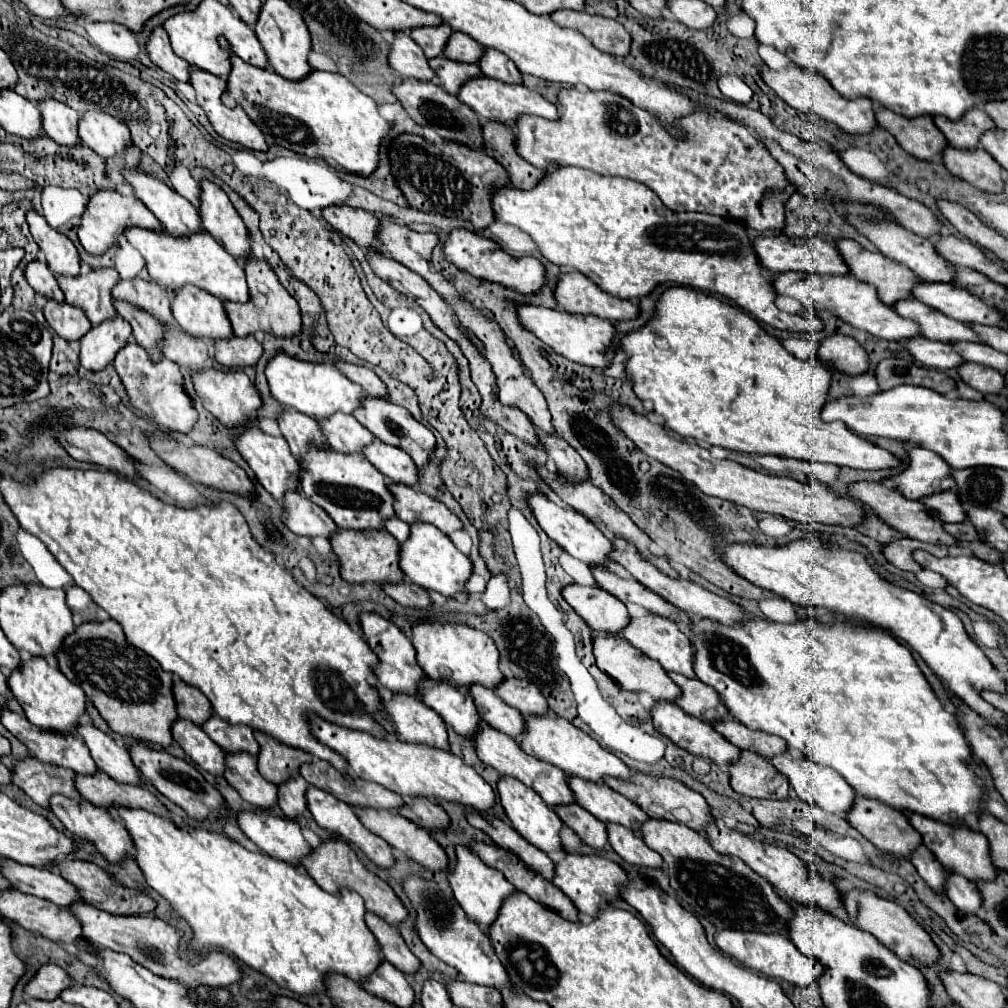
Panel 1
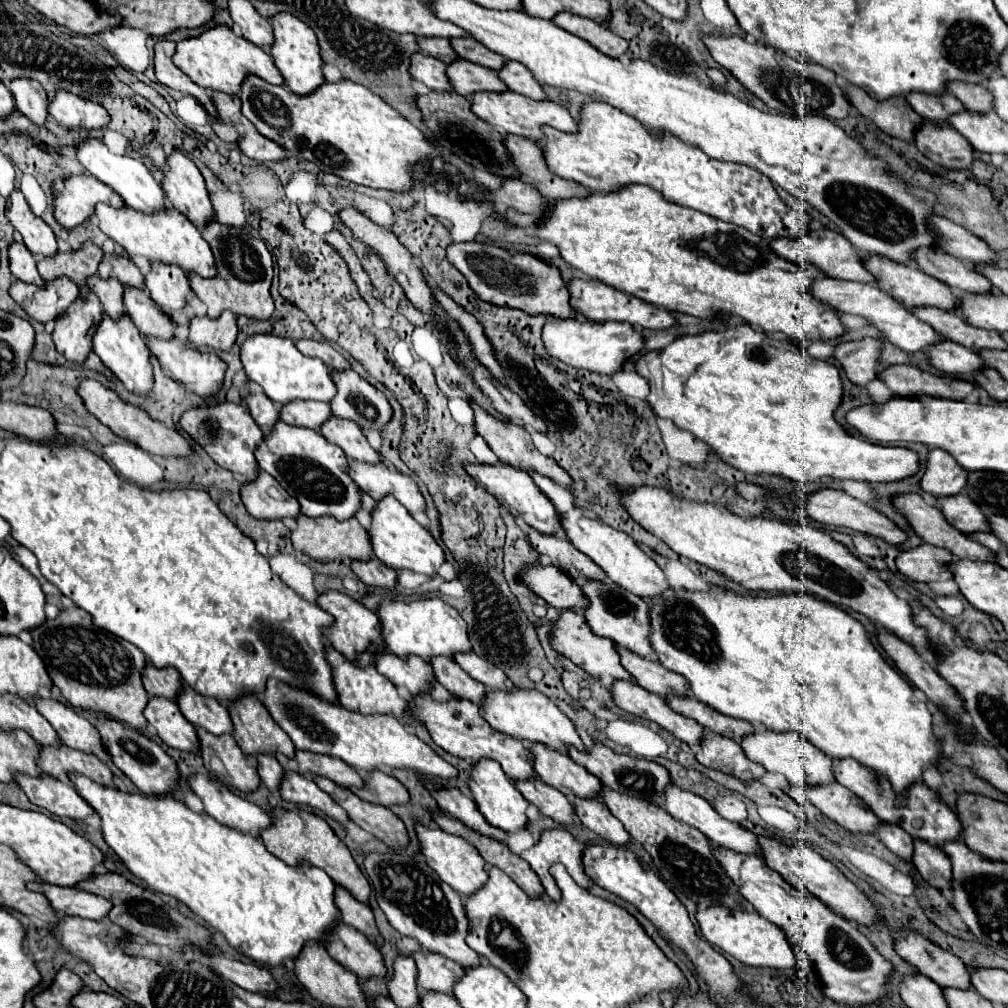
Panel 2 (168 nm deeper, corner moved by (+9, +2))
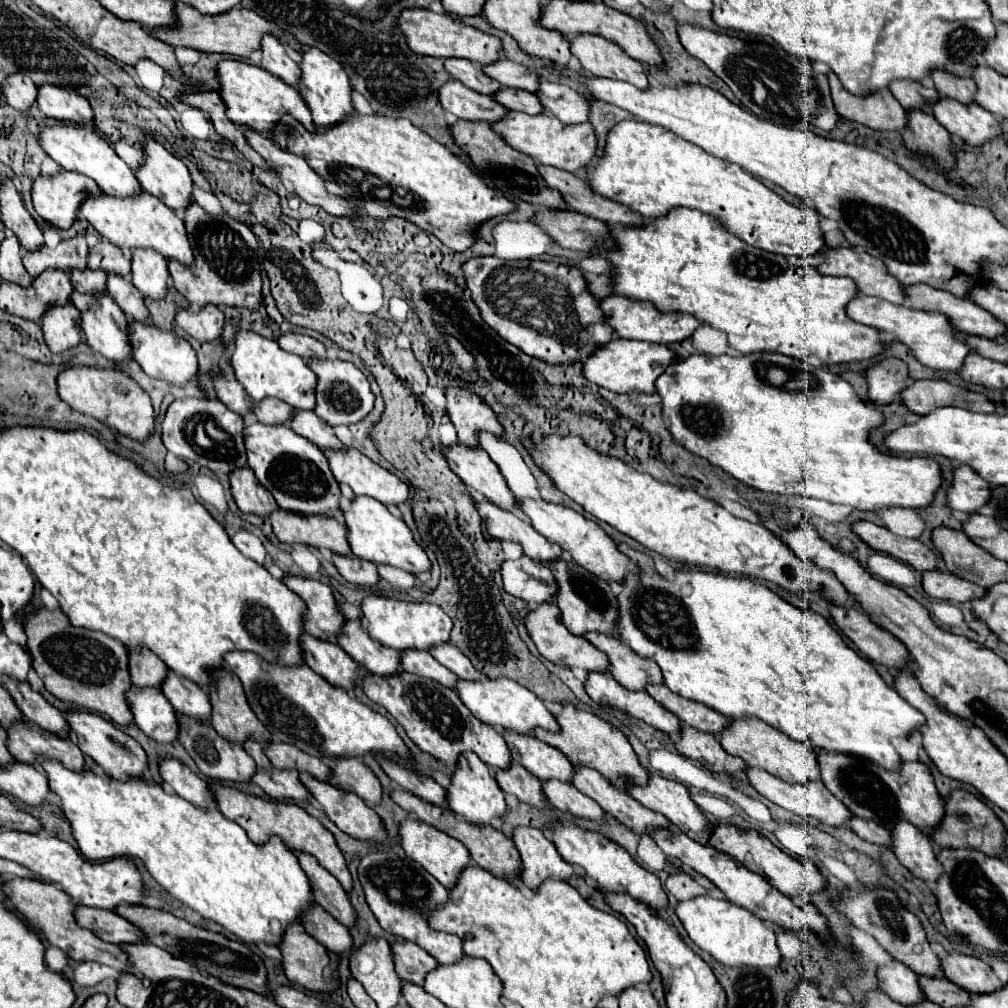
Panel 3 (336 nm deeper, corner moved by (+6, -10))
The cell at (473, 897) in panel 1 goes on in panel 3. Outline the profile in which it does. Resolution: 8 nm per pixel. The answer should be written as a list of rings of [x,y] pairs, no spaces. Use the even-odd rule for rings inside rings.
[[[408,818],[404,822],[400,822],[398,826],[398,836],[400,836],[400,846],[406,852],[408,858],[412,858],[414,862],[422,864],[444,888],[452,888],[452,884],[456,882],[456,876],[468,866],[472,864],[472,858],[468,856],[468,850],[464,848],[464,844],[460,844],[456,838],[448,836],[446,832],[436,830],[434,826],[422,822],[422,820],[414,820]]]

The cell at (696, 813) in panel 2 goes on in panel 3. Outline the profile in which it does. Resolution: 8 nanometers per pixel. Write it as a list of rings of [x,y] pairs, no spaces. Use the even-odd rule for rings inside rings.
[[[648,772],[648,784],[646,786],[636,786],[636,784],[630,786],[628,794],[632,798],[636,798],[638,802],[642,802],[644,806],[648,806],[650,810],[660,812],[662,816],[666,816],[672,826],[676,826],[680,832],[684,832],[692,840],[696,840],[700,844],[708,844],[708,840],[710,840],[710,822],[704,818],[700,808],[690,800],[688,788],[682,786],[680,782],[668,780],[668,778],[660,776],[660,774],[654,774],[654,772]]]

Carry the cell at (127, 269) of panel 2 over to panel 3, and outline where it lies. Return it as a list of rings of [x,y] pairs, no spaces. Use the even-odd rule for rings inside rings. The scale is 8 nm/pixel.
[[[100,240],[96,246],[92,246],[88,250],[88,268],[90,270],[104,270],[104,272],[116,272],[120,276],[128,276],[128,268],[130,268],[130,260],[126,258],[126,254],[116,248],[112,242],[108,240]]]

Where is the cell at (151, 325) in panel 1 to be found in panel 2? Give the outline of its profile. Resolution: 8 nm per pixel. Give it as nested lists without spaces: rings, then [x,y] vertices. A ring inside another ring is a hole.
[[[95,276],[93,280],[89,280],[89,290],[93,294],[97,294],[97,298],[101,300],[105,312],[117,322],[123,318],[125,314],[125,304],[123,304],[123,286],[117,284],[117,280],[101,280],[99,276]]]

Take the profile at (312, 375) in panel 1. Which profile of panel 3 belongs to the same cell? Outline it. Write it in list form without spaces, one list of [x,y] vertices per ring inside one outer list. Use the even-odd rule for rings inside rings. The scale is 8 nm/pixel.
[[[236,330],[234,338],[234,352],[230,360],[236,380],[244,386],[248,396],[256,402],[264,396],[276,396],[278,400],[284,400],[292,408],[308,408],[314,410],[314,388],[316,388],[316,374],[308,368],[306,360],[284,352],[274,340],[264,338],[250,330]]]

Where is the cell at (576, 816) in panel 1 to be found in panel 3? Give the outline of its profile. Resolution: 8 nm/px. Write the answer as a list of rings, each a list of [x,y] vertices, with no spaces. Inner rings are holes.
[[[510,762],[508,768],[494,770],[494,778],[504,792],[514,794],[518,800],[528,802],[536,808],[546,806],[546,798],[542,794],[542,782],[534,774],[524,770],[522,764]]]

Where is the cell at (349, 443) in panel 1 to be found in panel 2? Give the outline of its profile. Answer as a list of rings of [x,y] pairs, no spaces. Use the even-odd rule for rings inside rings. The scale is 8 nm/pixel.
[[[295,400],[293,404],[287,404],[281,408],[281,420],[291,426],[305,426],[305,428],[321,430],[321,426],[331,418],[333,418],[333,412],[329,404],[321,404],[321,402]]]

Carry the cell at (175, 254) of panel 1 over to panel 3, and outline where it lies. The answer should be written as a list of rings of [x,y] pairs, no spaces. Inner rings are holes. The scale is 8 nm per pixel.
[[[140,192],[138,196],[132,196],[132,198],[114,198],[114,196],[110,196],[110,194],[100,194],[100,196],[88,196],[86,200],[84,200],[84,204],[80,206],[80,216],[82,218],[86,218],[94,228],[96,228],[96,232],[102,236],[102,238],[106,238],[106,240],[110,240],[112,244],[116,244],[116,248],[120,248],[124,254],[126,254],[126,258],[130,260],[130,268],[131,268],[131,255],[132,248],[154,248],[156,252],[160,252],[164,258],[168,258],[168,260],[178,260],[178,262],[182,262],[182,264],[186,264],[186,266],[190,266],[192,264],[192,260],[194,260],[194,256],[192,256],[192,248],[190,248],[190,242],[188,242],[188,236],[186,236],[186,228],[184,228],[184,224],[182,224],[182,218],[172,210],[172,208],[168,208],[168,206],[164,206],[156,196],[152,196],[152,194],[148,194],[148,192]]]

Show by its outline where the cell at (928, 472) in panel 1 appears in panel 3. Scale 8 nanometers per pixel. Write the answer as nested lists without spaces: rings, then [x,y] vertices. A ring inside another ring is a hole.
[[[960,466],[954,470],[954,482],[948,490],[948,504],[952,510],[974,514],[990,500],[992,486],[974,472],[970,466]]]

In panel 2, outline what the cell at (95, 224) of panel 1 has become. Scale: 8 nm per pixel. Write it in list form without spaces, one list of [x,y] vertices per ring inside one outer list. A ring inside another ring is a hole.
[[[69,176],[65,180],[65,190],[55,192],[55,218],[67,230],[77,228],[93,214],[99,202],[105,202],[113,208],[125,208],[121,196],[97,178]]]

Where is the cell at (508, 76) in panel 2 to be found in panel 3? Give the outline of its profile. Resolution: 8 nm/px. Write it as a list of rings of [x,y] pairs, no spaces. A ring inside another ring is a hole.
[[[540,82],[540,90],[536,94],[544,104],[544,112],[558,118],[562,124],[582,124],[588,122],[590,102],[584,94],[576,92],[566,84]]]

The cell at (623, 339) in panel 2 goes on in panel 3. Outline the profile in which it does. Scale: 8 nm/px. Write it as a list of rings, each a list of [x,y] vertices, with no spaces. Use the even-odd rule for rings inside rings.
[[[616,338],[610,344],[606,344],[602,350],[596,350],[584,362],[584,376],[590,382],[598,384],[600,388],[606,388],[618,394],[630,394],[634,390],[638,390],[640,394],[656,394],[654,382],[668,368],[672,360],[674,360],[674,350],[670,350],[668,346]]]

